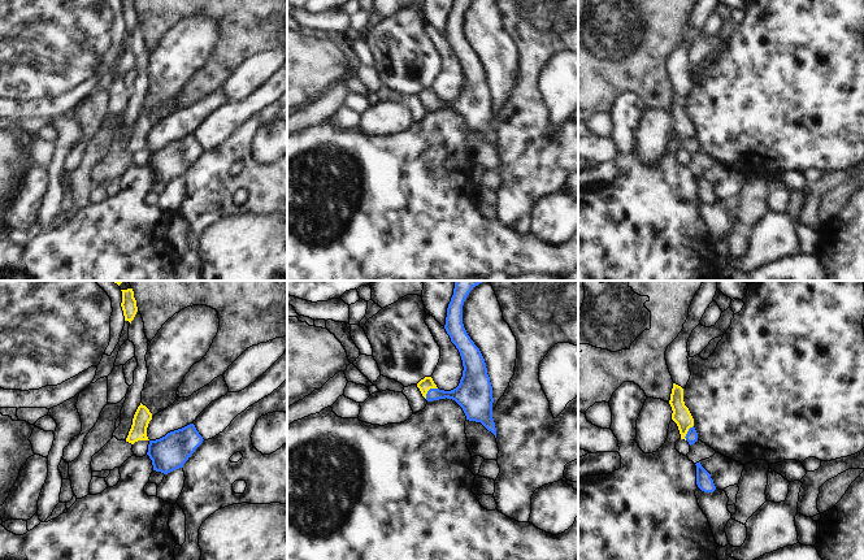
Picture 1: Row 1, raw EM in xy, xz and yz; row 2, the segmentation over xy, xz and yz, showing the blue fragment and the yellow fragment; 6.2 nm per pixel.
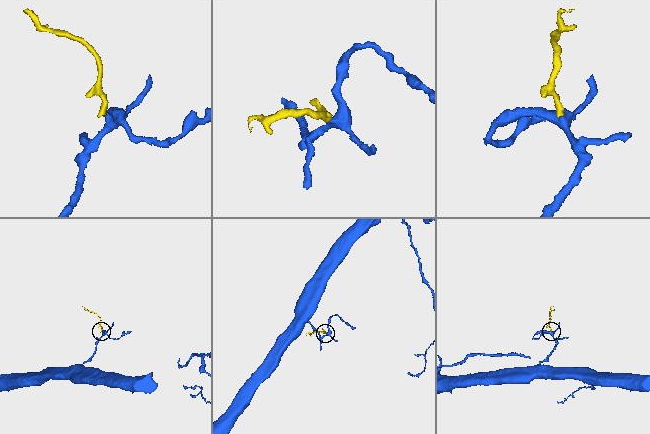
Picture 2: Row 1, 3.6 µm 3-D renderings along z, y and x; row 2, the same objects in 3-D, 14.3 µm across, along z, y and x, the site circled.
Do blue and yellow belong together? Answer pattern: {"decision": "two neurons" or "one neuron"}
{"decision": "one neuron"}

